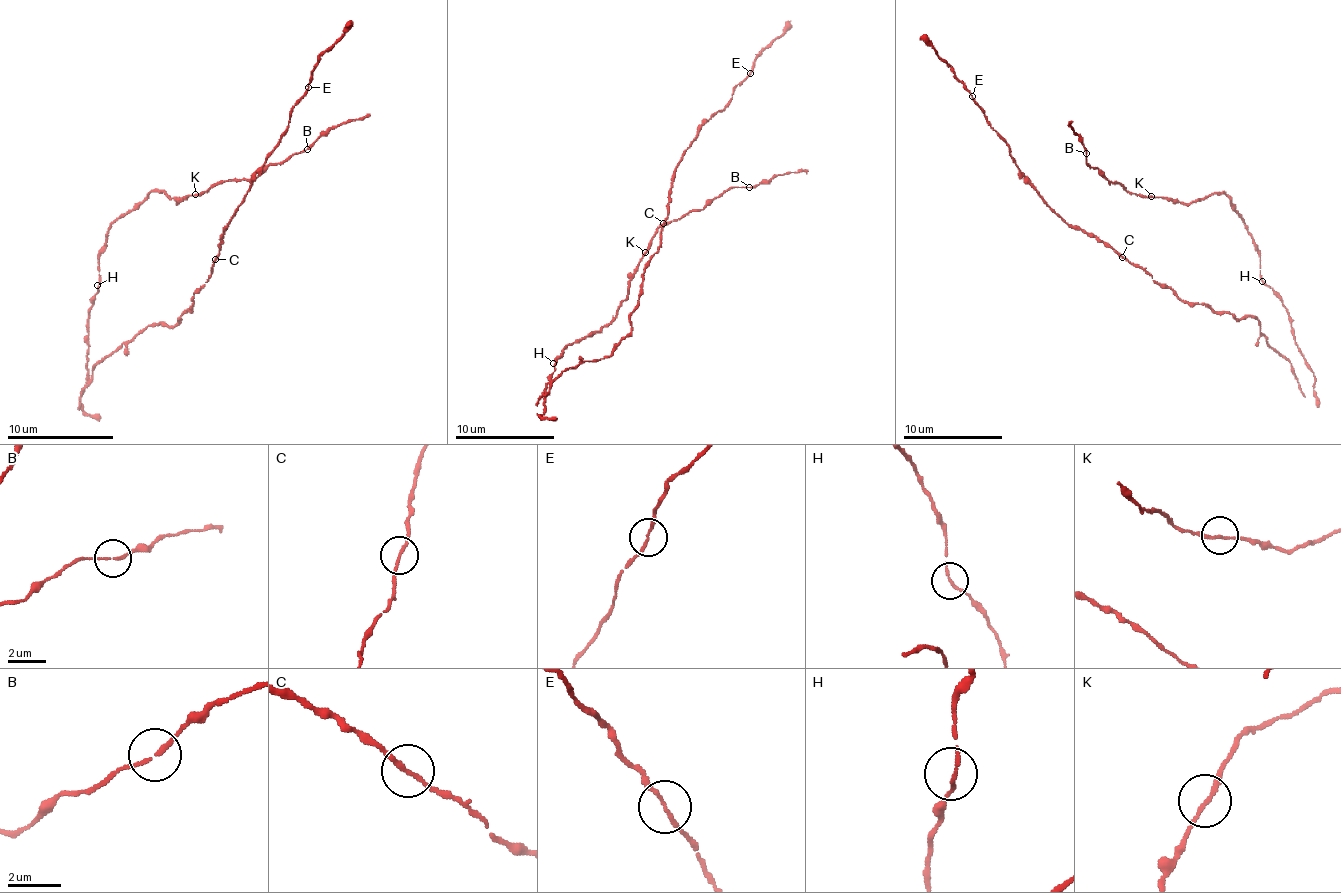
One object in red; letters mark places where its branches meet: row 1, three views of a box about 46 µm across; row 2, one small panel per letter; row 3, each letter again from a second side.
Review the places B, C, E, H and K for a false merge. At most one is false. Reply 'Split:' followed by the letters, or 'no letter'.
Split: no letter

